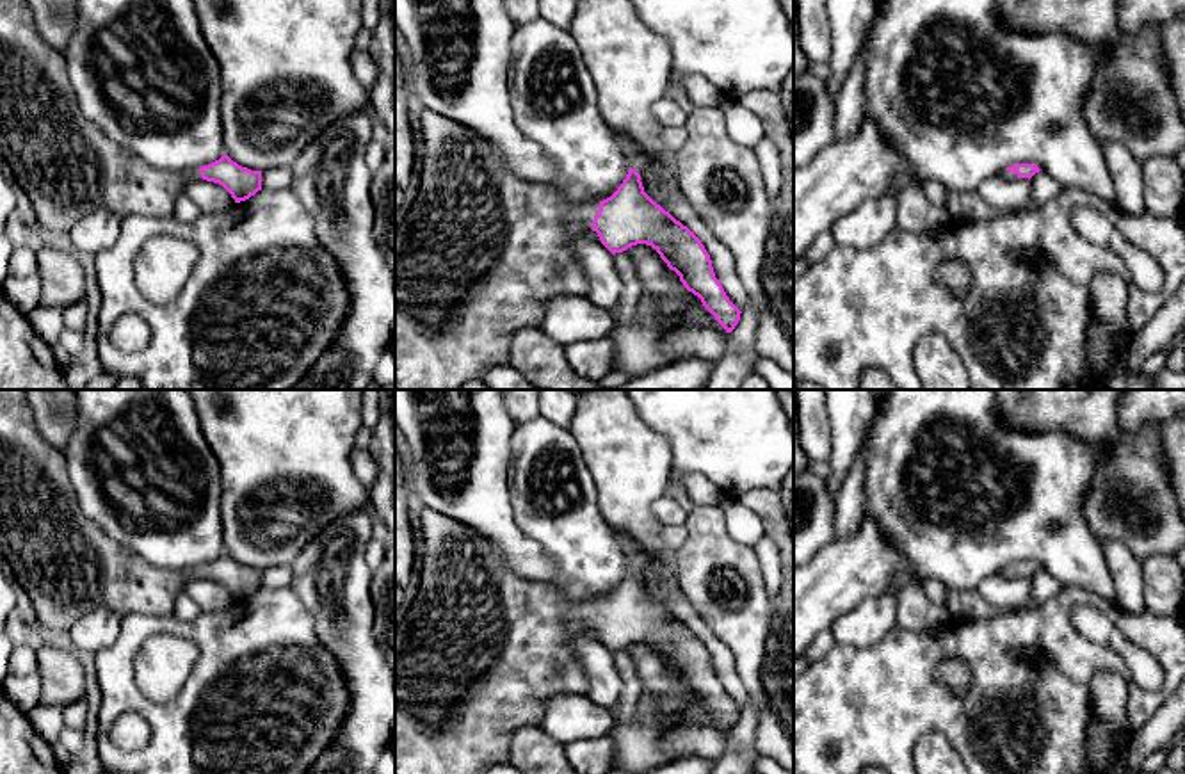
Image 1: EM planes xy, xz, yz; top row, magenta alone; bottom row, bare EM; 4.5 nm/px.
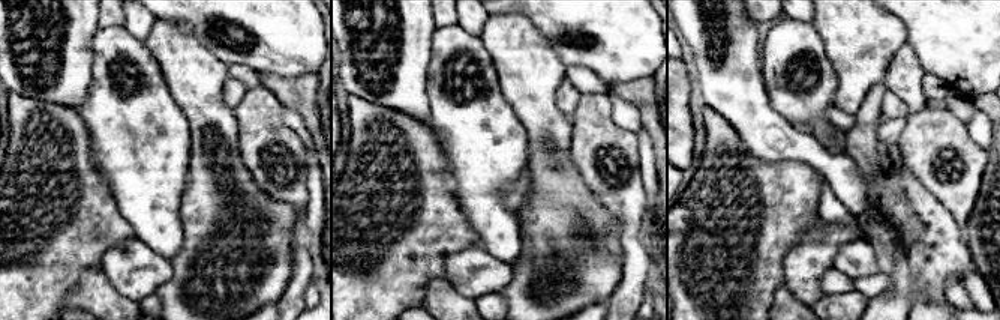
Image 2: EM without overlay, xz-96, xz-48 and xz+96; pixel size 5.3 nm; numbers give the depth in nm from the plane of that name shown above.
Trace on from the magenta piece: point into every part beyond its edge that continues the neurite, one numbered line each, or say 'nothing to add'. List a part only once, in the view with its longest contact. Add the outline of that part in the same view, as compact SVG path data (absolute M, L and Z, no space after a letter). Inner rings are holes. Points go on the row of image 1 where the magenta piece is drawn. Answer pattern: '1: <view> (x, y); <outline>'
1: xz (479, 249); M425 109L420 116L423 137L423 160L418 176L416 198L395 224L395 390L463 390L480 381L491 367L509 365L511 343L523 327L539 327L543 302L557 294L585 294L585 278L573 258L569 238L578 230L591 230L600 203L569 206L553 189L514 176L496 148L468 126Z

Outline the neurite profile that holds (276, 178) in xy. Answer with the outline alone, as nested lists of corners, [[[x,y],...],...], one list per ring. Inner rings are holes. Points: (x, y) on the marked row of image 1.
[[[274,167],[262,171],[262,190],[290,189],[294,181],[292,167]]]

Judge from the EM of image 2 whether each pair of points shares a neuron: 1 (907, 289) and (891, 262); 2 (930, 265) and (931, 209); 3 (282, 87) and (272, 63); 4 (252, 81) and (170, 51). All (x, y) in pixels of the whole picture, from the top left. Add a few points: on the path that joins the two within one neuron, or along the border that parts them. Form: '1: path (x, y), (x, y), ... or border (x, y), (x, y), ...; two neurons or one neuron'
1: path (906, 283), (906, 277), (897, 268); one neuron
2: path (936, 251), (936, 223); one neuron
3: border (312, 72), (293, 77), (260, 75); two neurons
4: border (227, 66), (228, 75); two neurons

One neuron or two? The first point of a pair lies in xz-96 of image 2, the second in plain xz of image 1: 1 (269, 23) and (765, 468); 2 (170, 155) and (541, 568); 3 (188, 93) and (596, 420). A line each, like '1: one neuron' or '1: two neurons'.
1: one neuron
2: two neurons
3: one neuron

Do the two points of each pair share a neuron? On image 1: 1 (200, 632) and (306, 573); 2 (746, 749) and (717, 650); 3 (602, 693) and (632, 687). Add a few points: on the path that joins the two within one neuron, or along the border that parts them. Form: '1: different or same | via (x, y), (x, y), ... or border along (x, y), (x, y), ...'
1: different | border along (290, 586), (314, 621)
2: different | border along (733, 668), (749, 700), (744, 709)
3: different | border along (612, 653), (623, 684), (616, 709)

